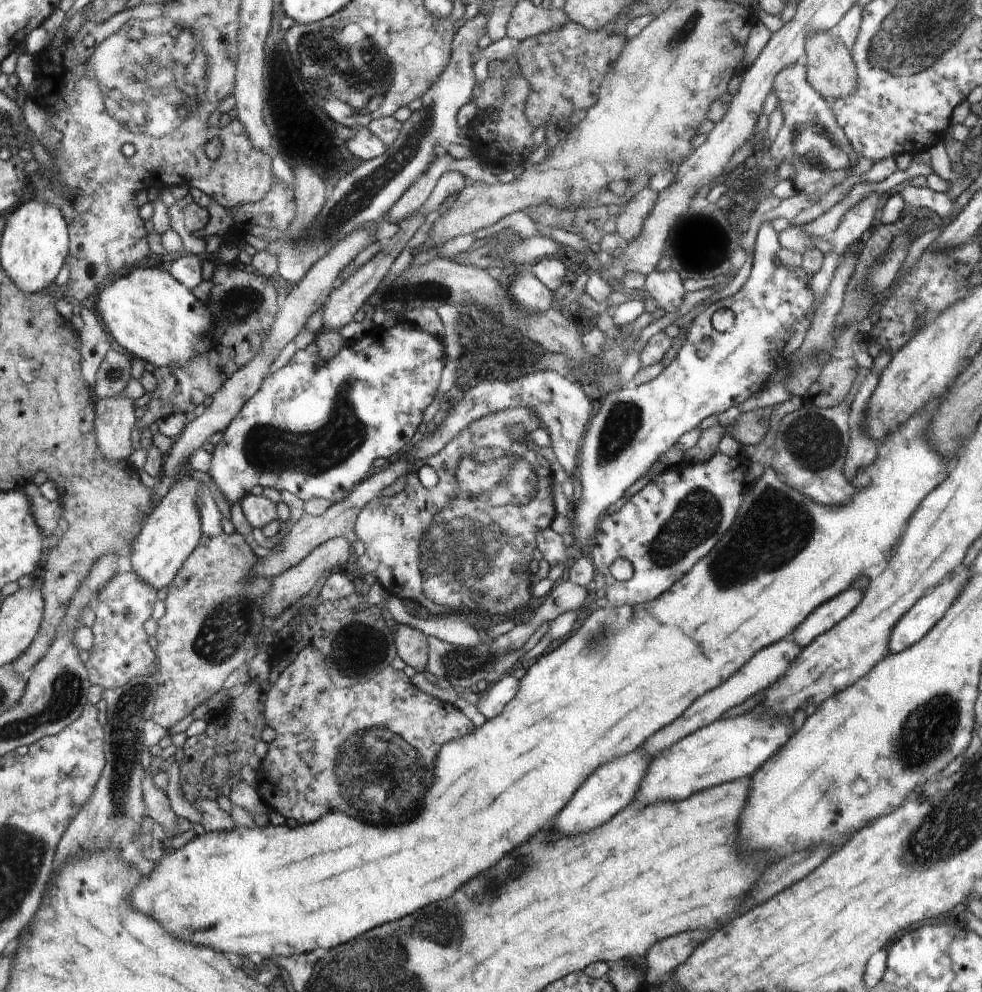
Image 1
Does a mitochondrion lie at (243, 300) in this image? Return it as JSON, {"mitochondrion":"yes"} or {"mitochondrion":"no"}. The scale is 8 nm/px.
{"mitochondrion":"yes"}

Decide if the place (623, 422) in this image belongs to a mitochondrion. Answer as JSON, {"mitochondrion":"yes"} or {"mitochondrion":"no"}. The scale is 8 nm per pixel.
{"mitochondrion":"yes"}

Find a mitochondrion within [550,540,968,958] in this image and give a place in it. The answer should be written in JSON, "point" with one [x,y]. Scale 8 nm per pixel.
{"point":[927,734]}

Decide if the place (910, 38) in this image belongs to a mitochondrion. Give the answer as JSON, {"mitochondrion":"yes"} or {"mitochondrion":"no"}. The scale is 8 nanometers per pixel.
{"mitochondrion":"yes"}

